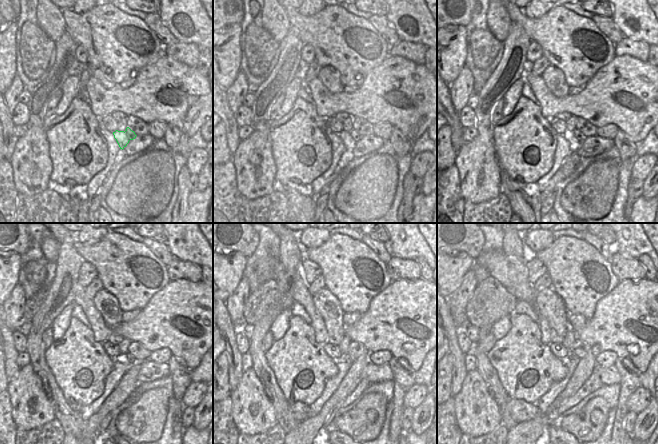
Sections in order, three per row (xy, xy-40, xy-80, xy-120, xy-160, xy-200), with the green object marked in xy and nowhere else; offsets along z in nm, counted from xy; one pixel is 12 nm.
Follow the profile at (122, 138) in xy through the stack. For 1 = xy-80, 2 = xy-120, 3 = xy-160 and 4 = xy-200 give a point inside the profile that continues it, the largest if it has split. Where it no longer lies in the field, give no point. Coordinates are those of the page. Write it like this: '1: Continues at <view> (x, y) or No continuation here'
1: Continues at xy-80 (574, 138)
2: Continues at xy-120 (128, 360)
3: Continues at xy-160 (347, 358)
4: Continues at xy-200 (570, 356).

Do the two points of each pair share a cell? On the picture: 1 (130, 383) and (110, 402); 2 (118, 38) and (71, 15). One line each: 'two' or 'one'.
1: one
2: one

